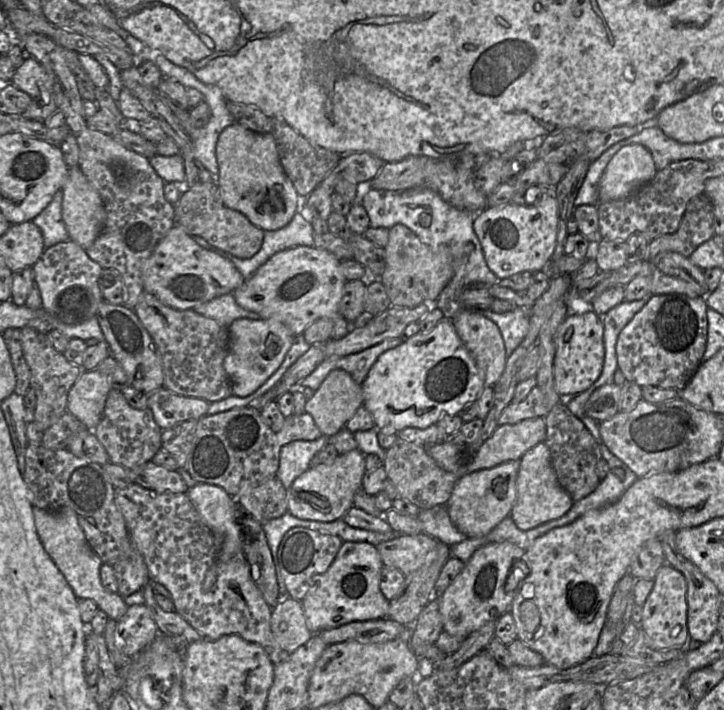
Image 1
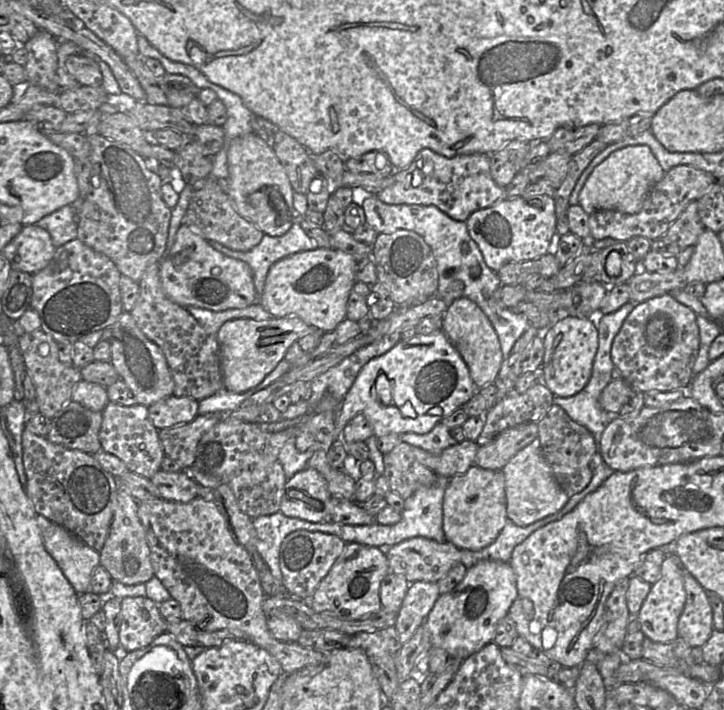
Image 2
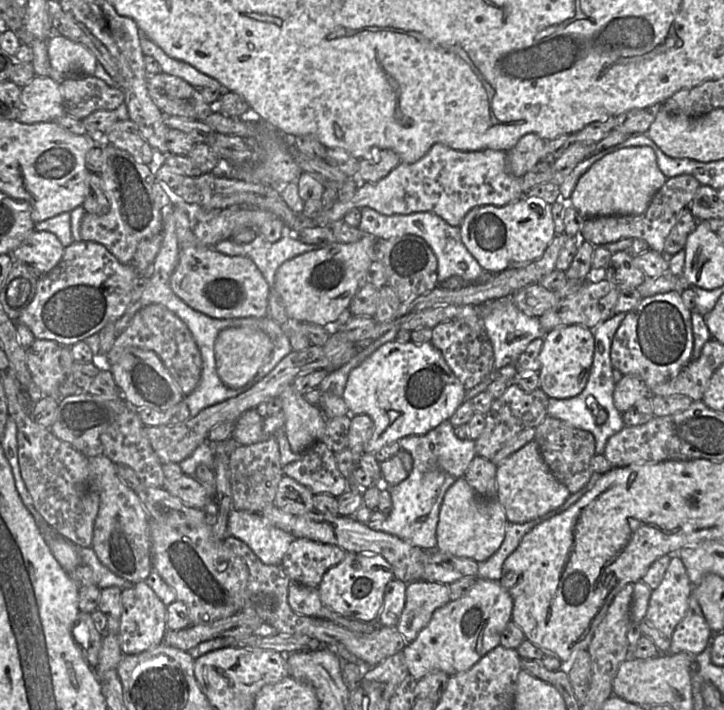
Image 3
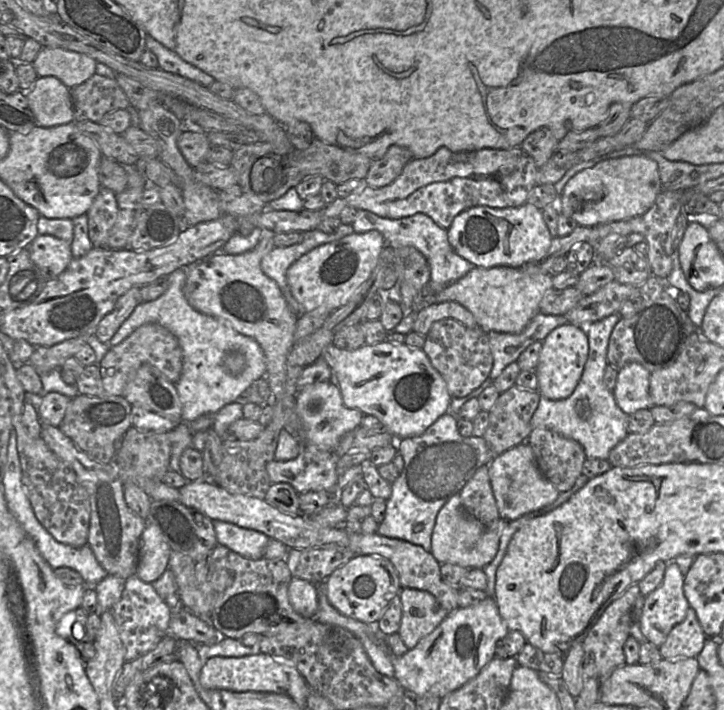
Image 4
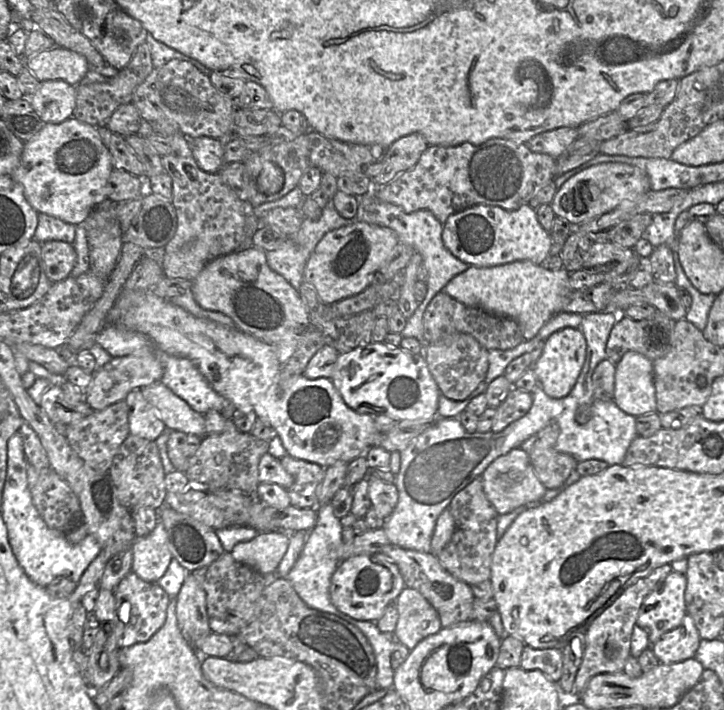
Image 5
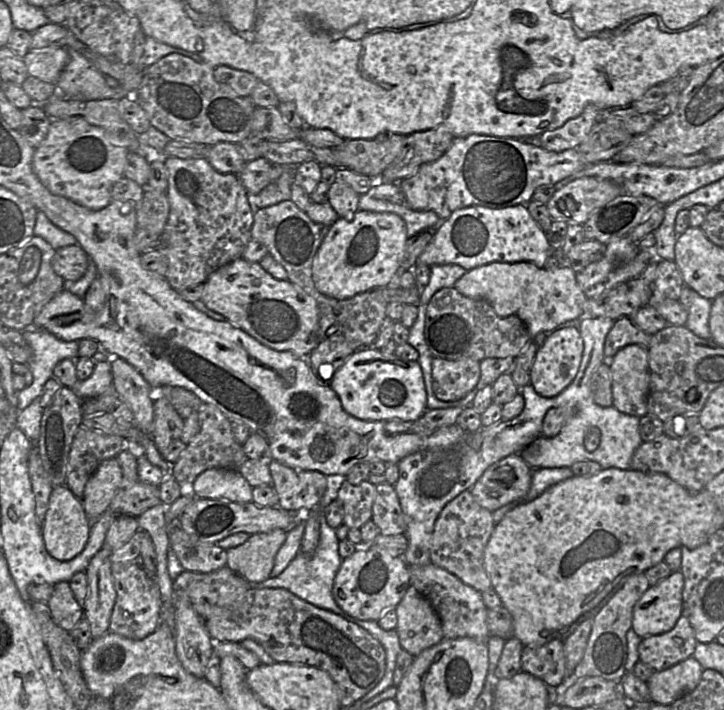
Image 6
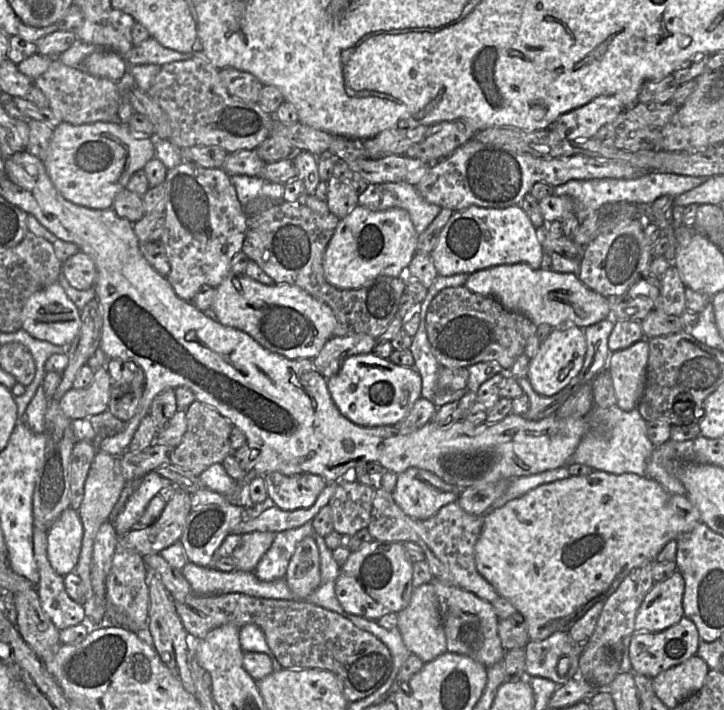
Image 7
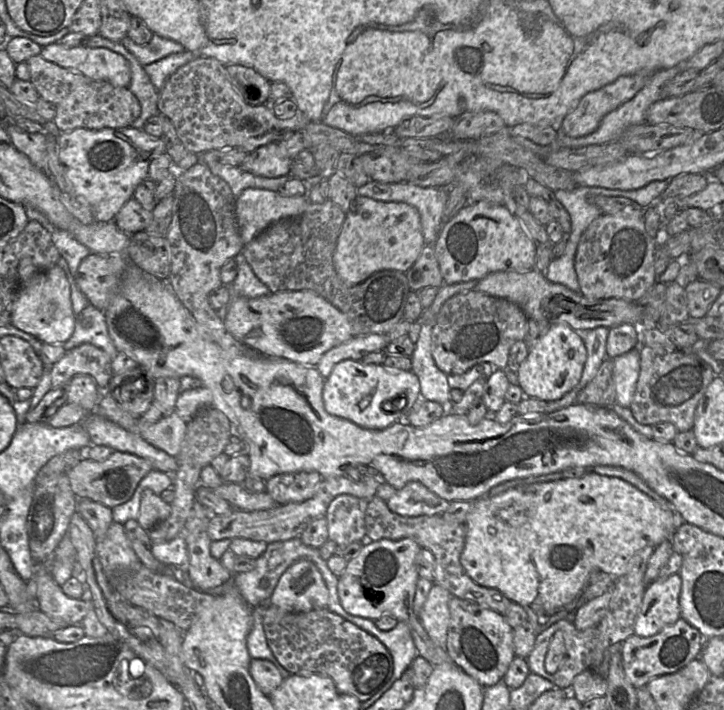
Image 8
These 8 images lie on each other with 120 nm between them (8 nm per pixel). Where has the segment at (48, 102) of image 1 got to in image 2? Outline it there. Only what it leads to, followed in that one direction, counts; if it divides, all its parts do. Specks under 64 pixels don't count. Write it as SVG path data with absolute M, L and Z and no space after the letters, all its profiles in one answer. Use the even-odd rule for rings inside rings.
M38 30L24 44L28 55L27 62L24 65L27 82L55 93L60 91L55 82L55 75L59 65L57 45L56 38L45 30Z

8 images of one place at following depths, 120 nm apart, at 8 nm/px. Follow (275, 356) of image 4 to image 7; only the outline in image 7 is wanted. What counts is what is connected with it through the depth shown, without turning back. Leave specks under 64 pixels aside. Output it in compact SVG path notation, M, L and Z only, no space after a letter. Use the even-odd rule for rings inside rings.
M230 273L215 289L211 310L219 323L245 332L265 349L288 359L314 359L324 344L333 336L337 321L331 308L297 286L265 285L245 274Z

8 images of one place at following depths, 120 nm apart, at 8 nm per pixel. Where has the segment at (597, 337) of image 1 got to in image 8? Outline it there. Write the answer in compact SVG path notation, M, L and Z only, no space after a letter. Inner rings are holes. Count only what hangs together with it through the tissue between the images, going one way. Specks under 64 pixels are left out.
M553 324L547 333L540 336L535 344L529 348L528 356L520 364L517 371L518 385L523 390L525 397L536 398L546 402L558 400L579 383L586 360L587 351L582 334L567 324Z

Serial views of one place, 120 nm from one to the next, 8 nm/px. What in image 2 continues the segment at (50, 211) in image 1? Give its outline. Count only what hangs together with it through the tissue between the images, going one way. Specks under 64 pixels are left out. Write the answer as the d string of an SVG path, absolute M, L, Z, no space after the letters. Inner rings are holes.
M71 205L59 208L40 219L35 225L45 229L50 234L52 243L56 248L77 238L76 210Z

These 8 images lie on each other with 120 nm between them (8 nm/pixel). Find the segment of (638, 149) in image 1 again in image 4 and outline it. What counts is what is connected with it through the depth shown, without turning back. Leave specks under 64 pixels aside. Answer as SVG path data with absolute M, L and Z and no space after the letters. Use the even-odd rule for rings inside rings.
M628 156L600 161L574 175L558 198L559 215L572 218L580 226L622 221L643 215L662 191L657 163L642 156Z

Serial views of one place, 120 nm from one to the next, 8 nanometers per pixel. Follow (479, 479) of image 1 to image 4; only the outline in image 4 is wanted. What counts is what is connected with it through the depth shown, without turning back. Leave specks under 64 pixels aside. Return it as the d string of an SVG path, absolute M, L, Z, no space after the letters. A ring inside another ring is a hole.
M460 494L453 495L439 510L431 539L431 554L440 563L451 563L464 568L481 568L496 556L503 525L502 518L485 527L479 520L466 514Z

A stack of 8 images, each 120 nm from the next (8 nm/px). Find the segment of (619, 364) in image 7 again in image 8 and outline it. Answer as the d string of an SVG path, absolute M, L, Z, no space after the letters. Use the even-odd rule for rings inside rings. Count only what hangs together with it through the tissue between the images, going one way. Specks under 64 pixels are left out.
M636 347L612 360L616 403L630 407L640 372L640 349Z

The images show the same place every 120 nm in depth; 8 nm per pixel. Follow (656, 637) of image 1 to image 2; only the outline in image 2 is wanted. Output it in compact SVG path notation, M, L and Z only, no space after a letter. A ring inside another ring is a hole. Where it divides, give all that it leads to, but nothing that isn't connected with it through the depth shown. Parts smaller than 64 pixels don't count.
M667 553L662 563L660 577L651 585L638 613L640 631L653 642L669 643L678 638L677 624L686 601L683 575L684 568L678 557L675 554Z

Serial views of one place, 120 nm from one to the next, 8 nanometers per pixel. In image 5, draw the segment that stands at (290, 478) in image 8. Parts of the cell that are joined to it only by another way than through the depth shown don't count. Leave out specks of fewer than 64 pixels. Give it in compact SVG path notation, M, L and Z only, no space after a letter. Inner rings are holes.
M289 455L282 457L280 463L294 478L288 489L290 504L298 508L315 508L318 490L324 479L324 468Z

